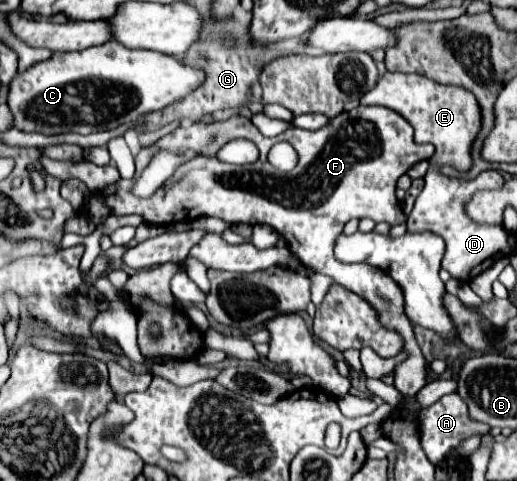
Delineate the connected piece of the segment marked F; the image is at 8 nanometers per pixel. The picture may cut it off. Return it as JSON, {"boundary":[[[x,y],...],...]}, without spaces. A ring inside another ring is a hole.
{"boundary":[[[357,106],[355,110],[349,112],[341,112],[339,116],[331,118],[329,124],[317,132],[311,130],[303,130],[303,128],[291,128],[275,138],[267,138],[263,136],[249,118],[229,118],[225,122],[215,122],[211,126],[203,126],[203,124],[191,124],[191,126],[179,126],[173,134],[161,138],[157,144],[142,148],[135,157],[135,176],[132,180],[121,178],[117,184],[107,186],[99,196],[105,200],[105,204],[111,208],[113,214],[139,214],[143,216],[147,222],[151,224],[173,224],[173,222],[185,222],[185,220],[195,220],[197,216],[215,216],[215,218],[223,218],[231,224],[243,222],[243,224],[269,224],[271,228],[275,228],[279,232],[281,238],[285,238],[285,242],[289,244],[289,250],[301,260],[303,266],[307,266],[309,270],[317,272],[317,274],[325,274],[329,278],[333,278],[337,284],[345,286],[347,290],[359,294],[363,300],[367,300],[379,314],[381,326],[385,328],[393,328],[395,332],[401,334],[401,338],[405,340],[403,350],[407,352],[407,358],[403,362],[399,362],[393,372],[417,372],[417,384],[419,390],[427,384],[427,360],[421,354],[421,348],[415,340],[413,334],[413,326],[407,320],[405,312],[403,312],[403,294],[397,286],[395,280],[391,280],[389,274],[381,272],[379,268],[373,268],[369,264],[343,264],[333,256],[333,246],[335,246],[335,238],[341,234],[343,226],[347,220],[351,218],[371,218],[375,222],[387,222],[389,226],[395,224],[403,224],[405,222],[405,214],[401,210],[401,204],[395,196],[395,184],[399,180],[399,176],[403,176],[413,164],[427,160],[429,156],[433,156],[435,148],[433,144],[415,144],[413,140],[413,126],[399,116],[397,112],[383,108],[383,106]],[[223,138],[247,138],[251,140],[257,148],[259,148],[259,160],[255,164],[247,164],[247,166],[233,166],[233,164],[223,164],[219,160],[213,158],[213,154],[217,152],[217,144],[223,142]],[[287,140],[299,154],[299,164],[295,166],[295,170],[291,170],[289,174],[275,170],[269,162],[267,162],[267,152],[271,150],[273,144]],[[158,150],[175,150],[175,152],[185,152],[185,150],[195,150],[197,158],[187,160],[185,164],[181,164],[181,168],[177,168],[173,172],[171,178],[165,180],[165,184],[151,196],[151,198],[137,198],[131,194],[131,186],[143,170],[151,162],[152,157]]]}

